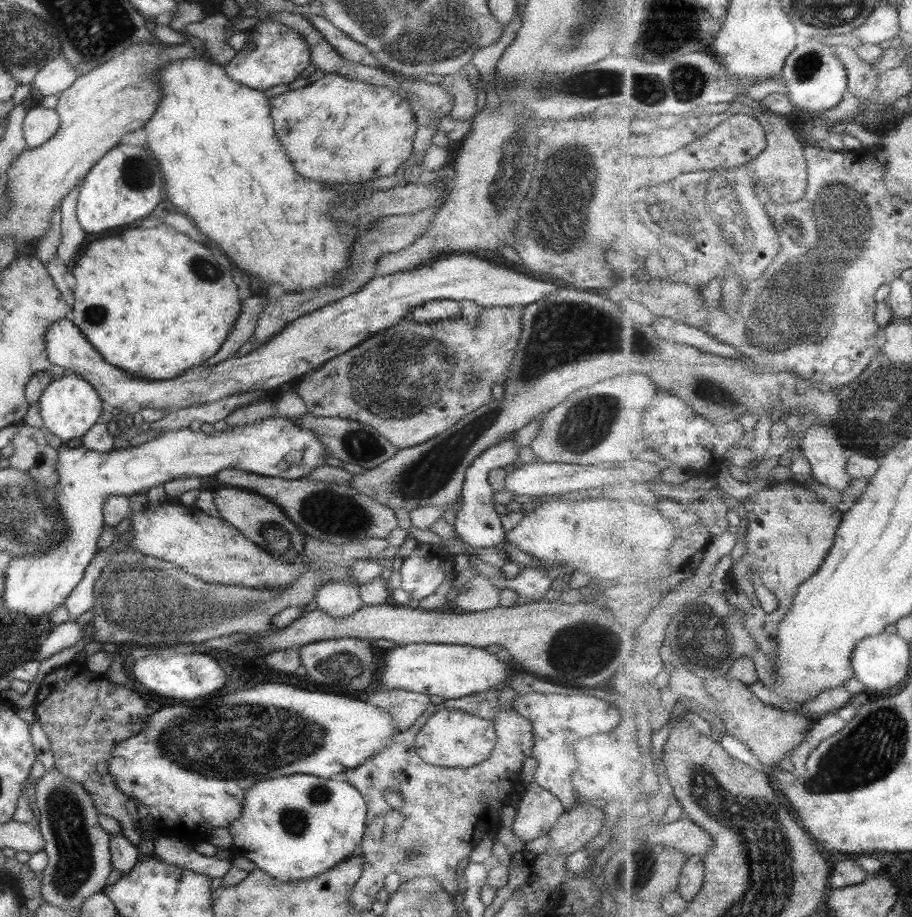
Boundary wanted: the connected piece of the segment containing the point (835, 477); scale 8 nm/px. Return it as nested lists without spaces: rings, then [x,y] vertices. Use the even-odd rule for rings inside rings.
[[[811,423],[800,442],[800,448],[809,459],[812,473],[816,476],[817,481],[841,492],[850,488],[853,480],[847,469],[849,452],[841,445],[836,426],[827,423]]]

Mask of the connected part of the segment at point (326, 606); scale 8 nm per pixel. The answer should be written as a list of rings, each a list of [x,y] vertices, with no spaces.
[[[343,580],[323,584],[315,590],[313,600],[317,609],[332,617],[349,616],[349,613],[363,605],[358,595],[358,587]]]

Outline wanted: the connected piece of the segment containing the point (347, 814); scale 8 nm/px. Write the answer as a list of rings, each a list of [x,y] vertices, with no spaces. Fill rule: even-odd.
[[[290,774],[255,782],[242,796],[240,813],[228,824],[231,851],[247,858],[254,868],[266,872],[278,882],[295,882],[327,872],[336,864],[356,854],[365,830],[365,802],[359,792],[347,782],[333,782],[306,774]]]

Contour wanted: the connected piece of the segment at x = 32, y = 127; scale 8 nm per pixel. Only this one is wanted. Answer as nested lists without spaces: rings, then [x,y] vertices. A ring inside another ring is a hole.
[[[43,107],[29,108],[22,120],[22,135],[26,149],[35,148],[49,140],[56,132],[59,124],[55,109]]]

